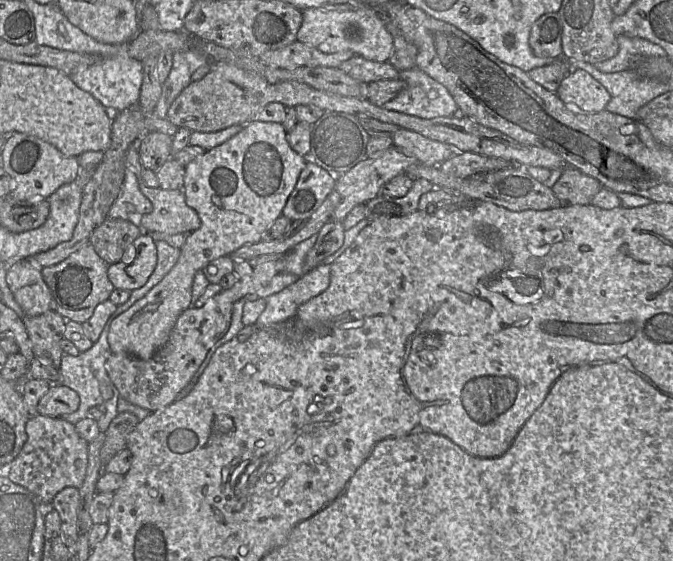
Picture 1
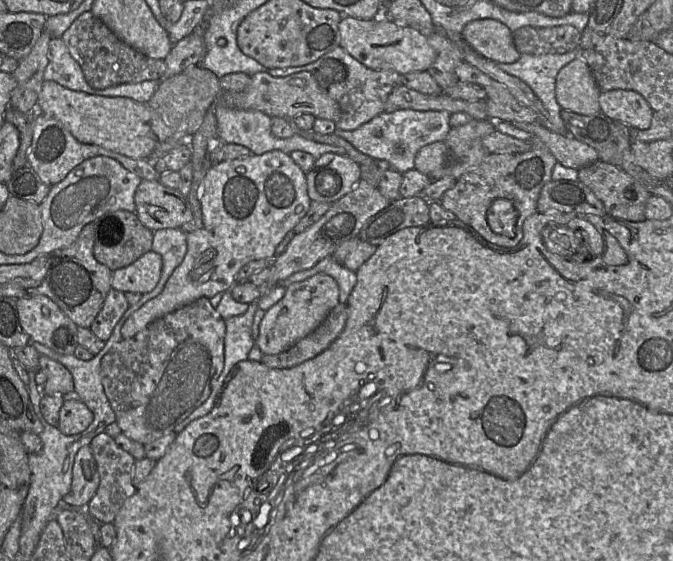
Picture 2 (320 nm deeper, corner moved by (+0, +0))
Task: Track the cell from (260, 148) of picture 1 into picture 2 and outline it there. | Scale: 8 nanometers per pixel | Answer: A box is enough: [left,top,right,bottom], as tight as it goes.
[121,150,311,339]

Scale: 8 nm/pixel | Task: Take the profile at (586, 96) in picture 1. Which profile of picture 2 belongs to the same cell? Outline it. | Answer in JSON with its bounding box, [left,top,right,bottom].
[599,90,654,130]

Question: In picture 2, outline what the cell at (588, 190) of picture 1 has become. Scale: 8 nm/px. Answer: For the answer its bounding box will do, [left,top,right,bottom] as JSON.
[578,159,651,222]

